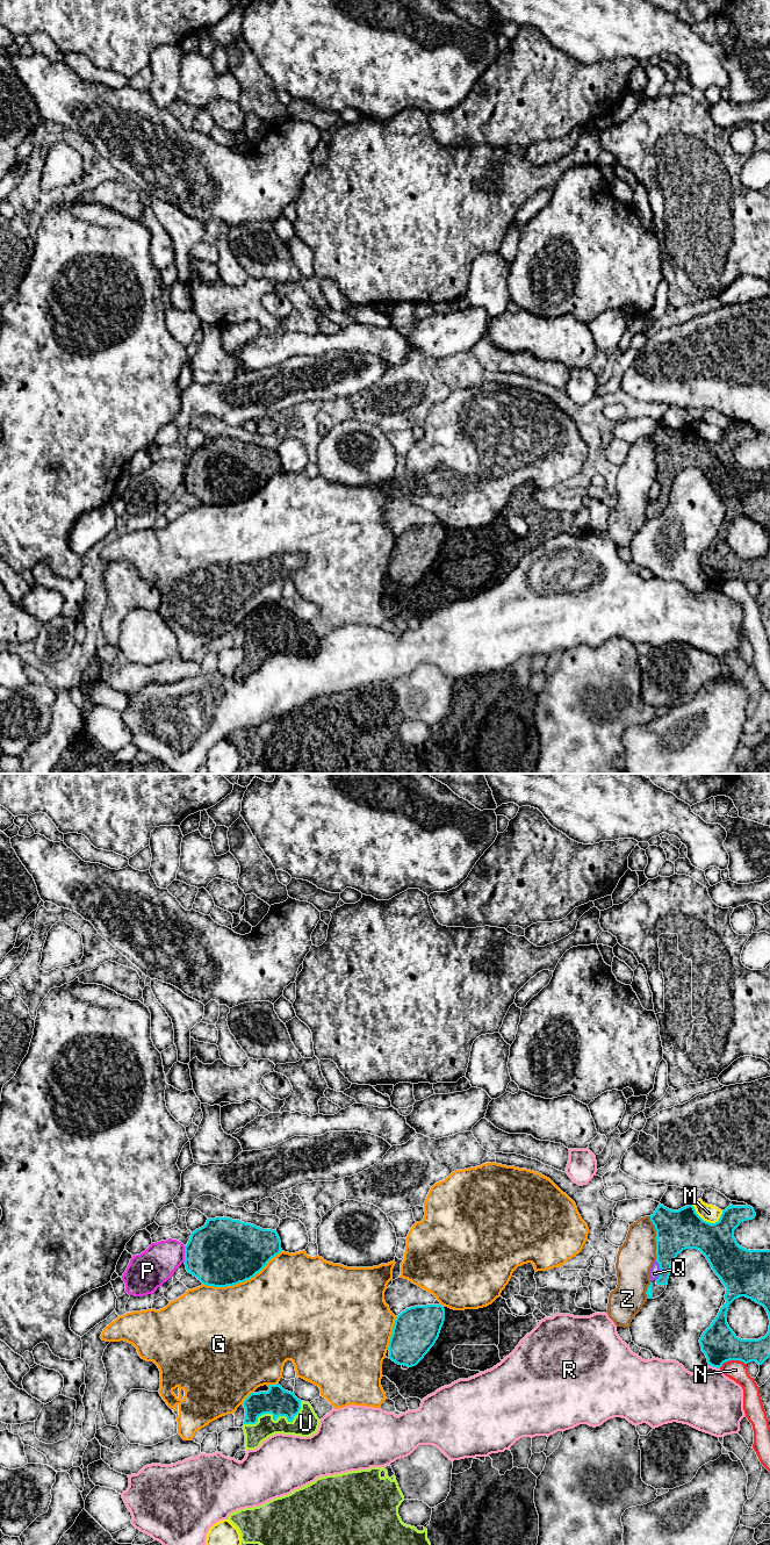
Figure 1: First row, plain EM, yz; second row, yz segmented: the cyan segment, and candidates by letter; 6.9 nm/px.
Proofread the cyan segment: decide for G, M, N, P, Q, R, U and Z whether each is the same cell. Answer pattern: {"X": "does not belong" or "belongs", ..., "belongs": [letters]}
{"G": "does not belong", "M": "does not belong", "N": "does not belong", "P": "does not belong", "Q": "does not belong", "R": "does not belong", "U": "belongs", "Z": "does not belong", "belongs": ["U"]}

